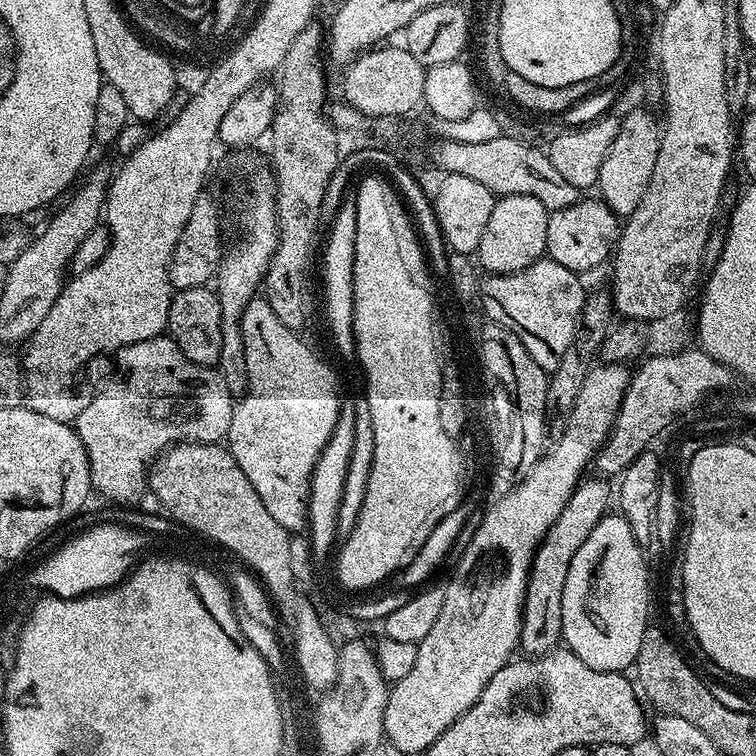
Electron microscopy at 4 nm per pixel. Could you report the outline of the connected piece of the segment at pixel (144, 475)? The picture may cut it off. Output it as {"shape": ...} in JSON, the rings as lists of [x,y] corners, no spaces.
{"shape":[[[161,334],[146,342],[134,342],[115,353],[116,373],[108,385],[81,407],[74,427],[92,463],[92,487],[116,504],[128,504],[146,492],[150,465],[173,445],[190,443],[220,444],[230,430],[234,401],[226,382],[215,367],[190,362],[171,335]]]}

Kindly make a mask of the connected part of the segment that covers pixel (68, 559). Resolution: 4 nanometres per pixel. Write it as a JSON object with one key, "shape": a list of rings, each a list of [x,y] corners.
{"shape":[[[124,524],[94,526],[76,537],[73,535],[61,549],[39,561],[38,566],[31,567],[28,588],[42,584],[42,592],[68,599],[111,588],[120,583],[145,555],[148,540],[147,533]]]}

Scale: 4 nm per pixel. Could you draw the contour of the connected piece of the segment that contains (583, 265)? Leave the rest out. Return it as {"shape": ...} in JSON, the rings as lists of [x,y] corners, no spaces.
{"shape":[[[580,198],[576,204],[549,215],[546,226],[547,259],[558,262],[558,266],[566,266],[566,270],[574,273],[591,268],[599,269],[603,260],[607,261],[615,253],[621,227],[621,217],[610,211],[603,200]]]}

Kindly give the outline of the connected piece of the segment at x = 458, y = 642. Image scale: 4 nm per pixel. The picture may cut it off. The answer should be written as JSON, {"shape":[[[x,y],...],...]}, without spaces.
{"shape":[[[597,363],[589,372],[586,382],[582,382],[582,390],[578,394],[578,402],[574,402],[574,410],[570,410],[570,418],[566,422],[566,430],[562,430],[562,438],[558,438],[554,443],[541,455],[536,465],[524,475],[524,477],[509,487],[507,490],[501,491],[501,496],[493,502],[488,508],[488,513],[481,519],[479,518],[476,525],[476,533],[470,538],[465,545],[465,552],[455,561],[456,569],[452,572],[452,581],[446,584],[444,588],[444,601],[442,602],[442,610],[438,613],[438,622],[434,622],[430,634],[426,634],[426,638],[422,638],[418,645],[418,659],[414,661],[414,670],[410,670],[410,674],[406,674],[406,678],[395,681],[391,685],[388,693],[388,705],[384,711],[384,734],[387,743],[392,743],[400,752],[416,752],[423,754],[434,741],[445,732],[455,720],[461,716],[470,706],[474,706],[474,702],[478,702],[478,698],[482,694],[482,690],[486,690],[486,682],[490,682],[490,678],[494,678],[494,674],[498,674],[498,670],[502,670],[502,666],[509,663],[513,659],[514,653],[517,651],[520,642],[520,627],[522,626],[522,614],[524,613],[524,599],[526,598],[526,586],[528,585],[528,575],[530,574],[530,566],[534,554],[538,550],[538,546],[542,542],[542,538],[546,534],[546,530],[550,530],[550,526],[554,526],[554,518],[558,518],[558,514],[562,514],[562,506],[566,506],[566,502],[570,502],[570,498],[574,494],[574,490],[579,486],[584,472],[595,461],[596,454],[600,448],[608,442],[608,436],[612,432],[612,427],[616,421],[618,410],[622,406],[622,398],[628,389],[628,381],[630,372],[623,363],[606,364]]]}

